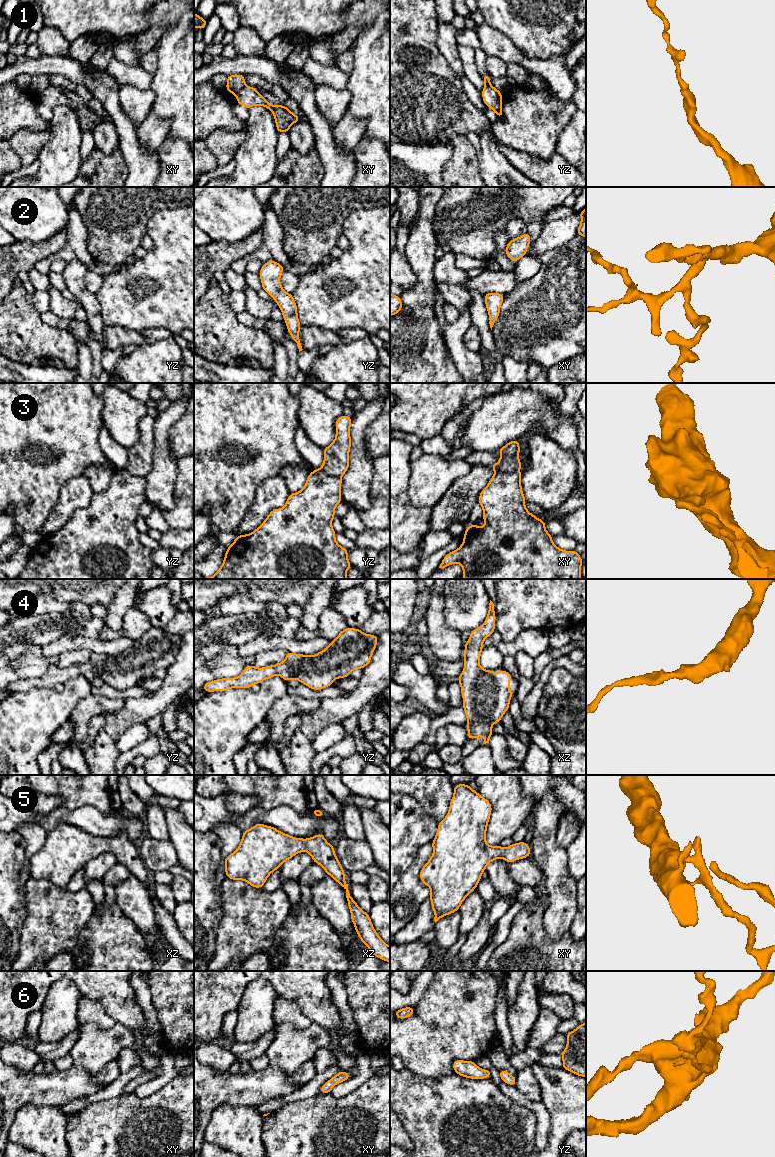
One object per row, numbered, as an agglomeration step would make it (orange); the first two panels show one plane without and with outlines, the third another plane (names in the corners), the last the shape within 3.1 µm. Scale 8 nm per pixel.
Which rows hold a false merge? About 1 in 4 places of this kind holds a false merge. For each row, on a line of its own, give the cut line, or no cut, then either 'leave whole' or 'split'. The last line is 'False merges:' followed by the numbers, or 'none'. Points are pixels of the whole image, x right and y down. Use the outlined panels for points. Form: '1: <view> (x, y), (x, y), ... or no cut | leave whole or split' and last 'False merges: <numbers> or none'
1: xy (245, 85), (235, 94) | split
2: no cut | leave whole
3: xy (519, 471), (495, 472) | split
4: no cut | leave whole
5: no cut | leave whole
6: no cut | leave whole
False merges: 1, 3

